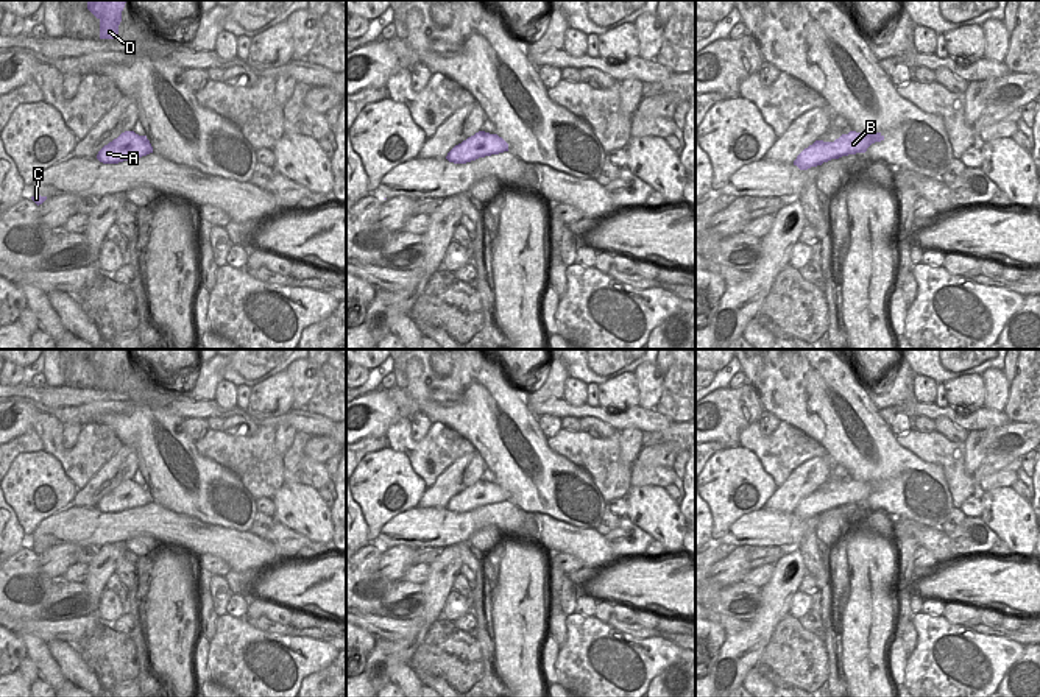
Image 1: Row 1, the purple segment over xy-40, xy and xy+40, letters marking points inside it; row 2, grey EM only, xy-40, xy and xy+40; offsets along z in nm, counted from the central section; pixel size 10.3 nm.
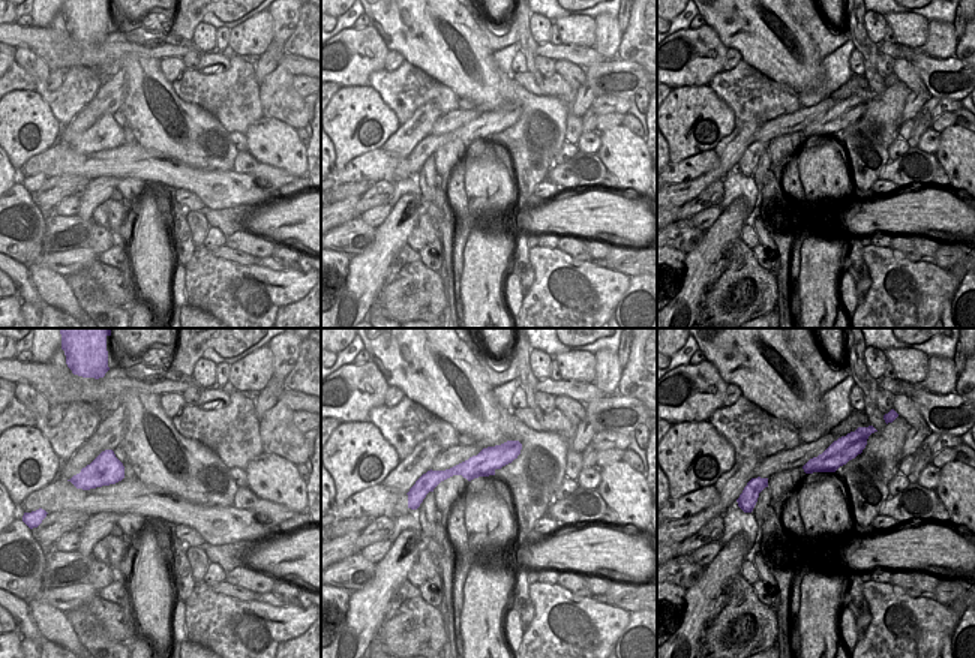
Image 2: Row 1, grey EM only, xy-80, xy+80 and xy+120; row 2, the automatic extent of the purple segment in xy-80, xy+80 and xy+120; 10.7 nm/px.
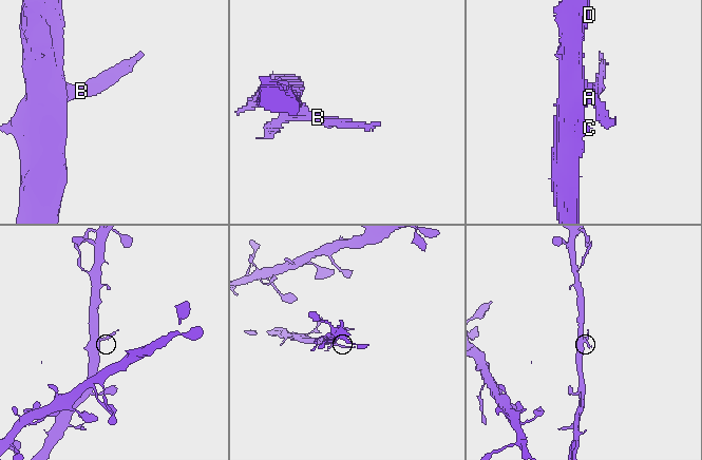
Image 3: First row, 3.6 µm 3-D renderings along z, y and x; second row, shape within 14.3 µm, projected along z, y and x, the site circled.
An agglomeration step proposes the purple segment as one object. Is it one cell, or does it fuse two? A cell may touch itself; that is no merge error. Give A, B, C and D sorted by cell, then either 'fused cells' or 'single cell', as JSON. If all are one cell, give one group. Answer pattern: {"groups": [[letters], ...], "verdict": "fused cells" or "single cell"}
{"groups": [["A", "B", "C", "D"]], "verdict": "single cell"}

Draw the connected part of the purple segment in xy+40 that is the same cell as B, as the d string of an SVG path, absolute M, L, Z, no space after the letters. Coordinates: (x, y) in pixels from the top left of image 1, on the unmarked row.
M850 480L848 483L842 483L834 491L815 490L812 494L805 497L794 515L800 519L808 519L811 516L822 515L831 508L839 508L842 505L865 502L867 497L875 493L884 490L881 482L856 482Z

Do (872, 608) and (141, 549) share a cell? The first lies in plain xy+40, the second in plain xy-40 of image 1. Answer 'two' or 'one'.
two

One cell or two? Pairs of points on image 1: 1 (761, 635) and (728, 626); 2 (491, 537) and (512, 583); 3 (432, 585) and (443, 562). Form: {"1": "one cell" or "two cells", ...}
{"1": "two cells", "2": "two cells", "3": "one cell"}

